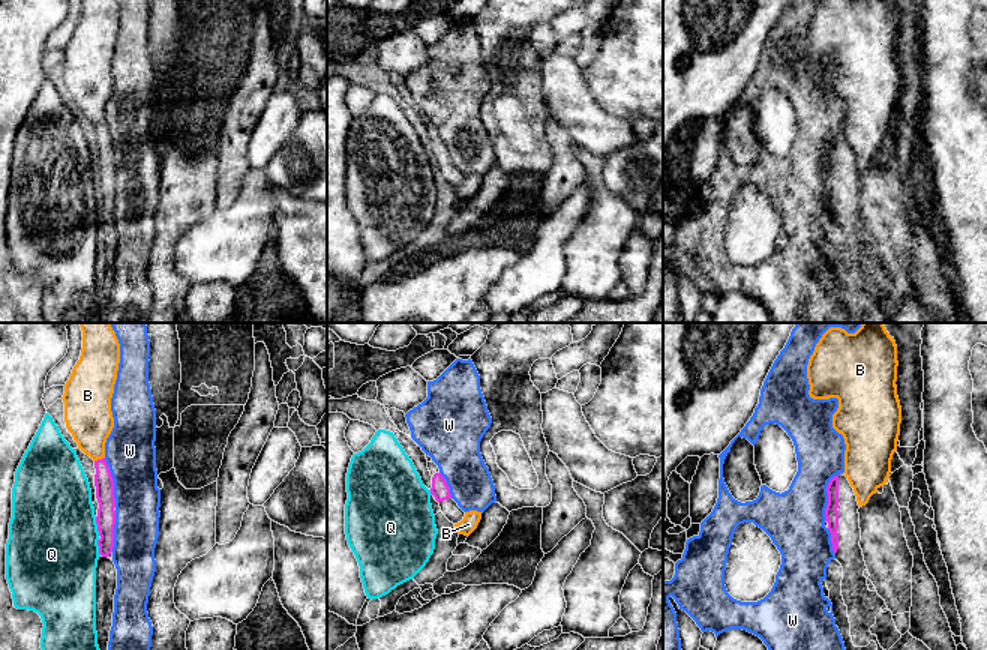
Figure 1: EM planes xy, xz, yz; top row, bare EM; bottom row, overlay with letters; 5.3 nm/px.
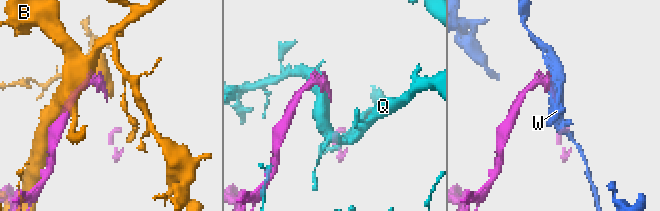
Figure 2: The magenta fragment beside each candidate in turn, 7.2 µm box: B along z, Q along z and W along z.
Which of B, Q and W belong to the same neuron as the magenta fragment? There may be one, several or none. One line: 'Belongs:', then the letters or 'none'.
Belongs: none

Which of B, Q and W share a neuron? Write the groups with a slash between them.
B / Q / W

